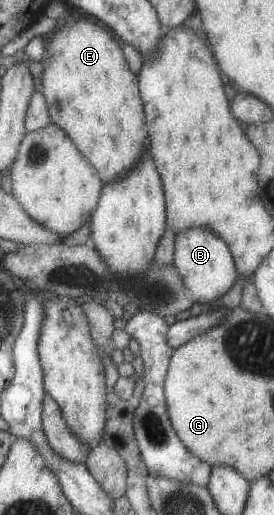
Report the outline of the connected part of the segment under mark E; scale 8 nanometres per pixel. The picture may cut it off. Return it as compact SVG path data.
M77 16L71 25L65 21L57 24L55 32L45 36L45 47L45 57L43 58L44 72L42 75L42 94L45 98L52 123L67 132L67 135L71 138L71 141L75 146L77 146L77 149L83 154L83 157L92 164L95 170L98 171L103 184L119 179L125 175L145 153L147 153L148 132L146 129L144 105L140 94L138 76L130 70L123 50L121 49L121 46L119 46L115 35L111 34L111 32L107 32L105 28L101 28L97 22L93 22L93 20L89 20L89 18L79 18Z

